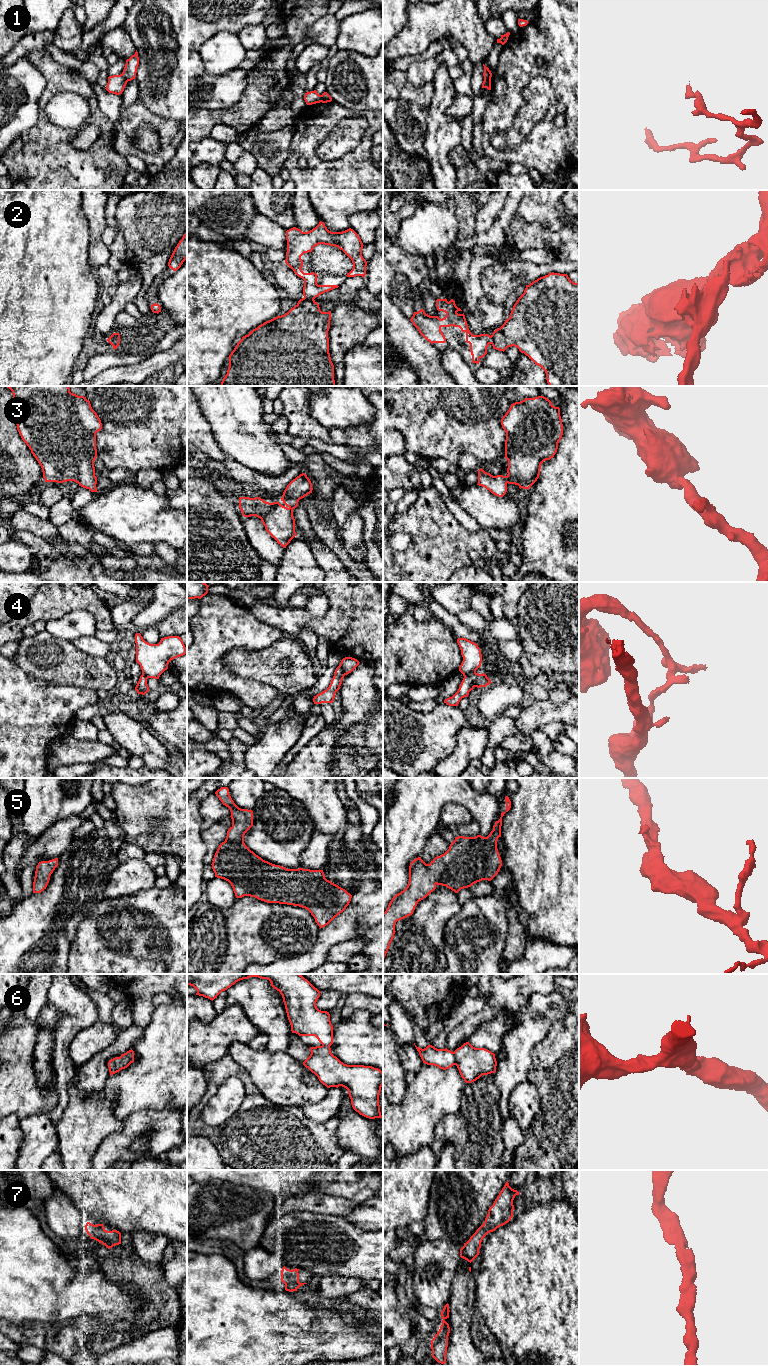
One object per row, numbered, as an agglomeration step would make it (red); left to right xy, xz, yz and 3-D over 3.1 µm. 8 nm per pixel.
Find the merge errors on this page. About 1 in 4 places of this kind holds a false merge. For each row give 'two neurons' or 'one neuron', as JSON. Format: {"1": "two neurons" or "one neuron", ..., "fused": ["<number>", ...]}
{"1": "two neurons", "2": "two neurons", "3": "one neuron", "4": "two neurons", "5": "one neuron", "6": "one neuron", "7": "one neuron", "fused": ["1", "2", "4"]}

